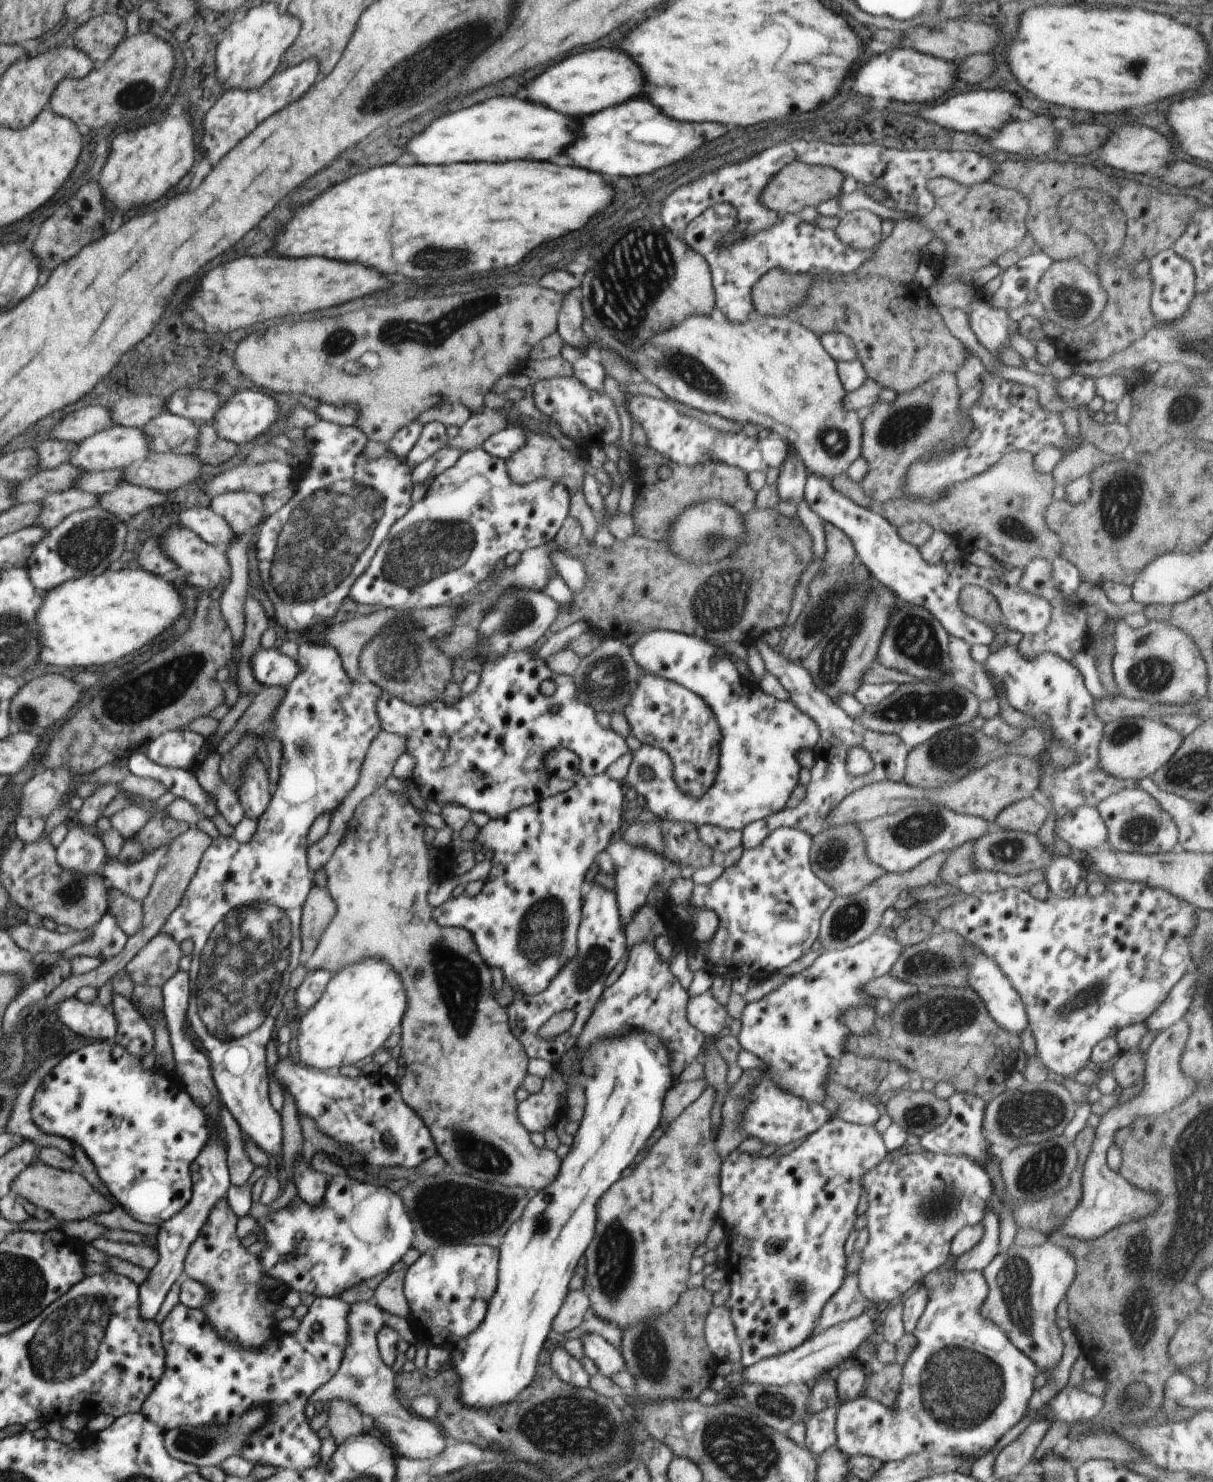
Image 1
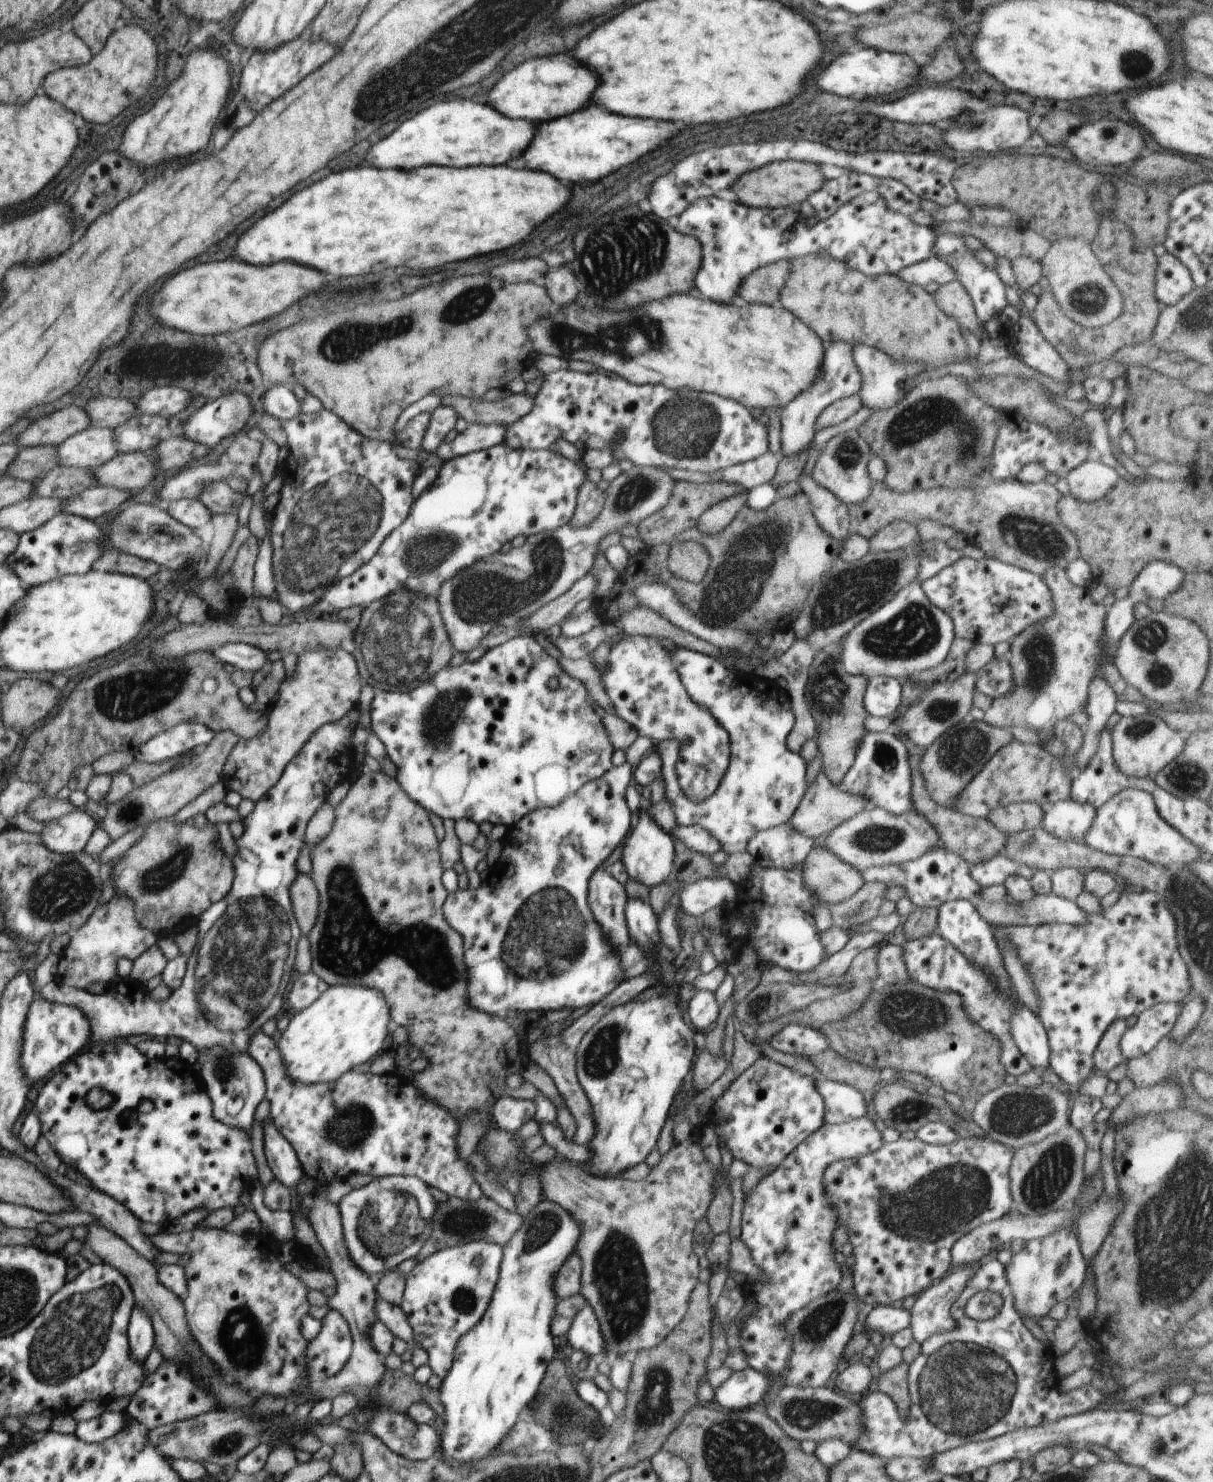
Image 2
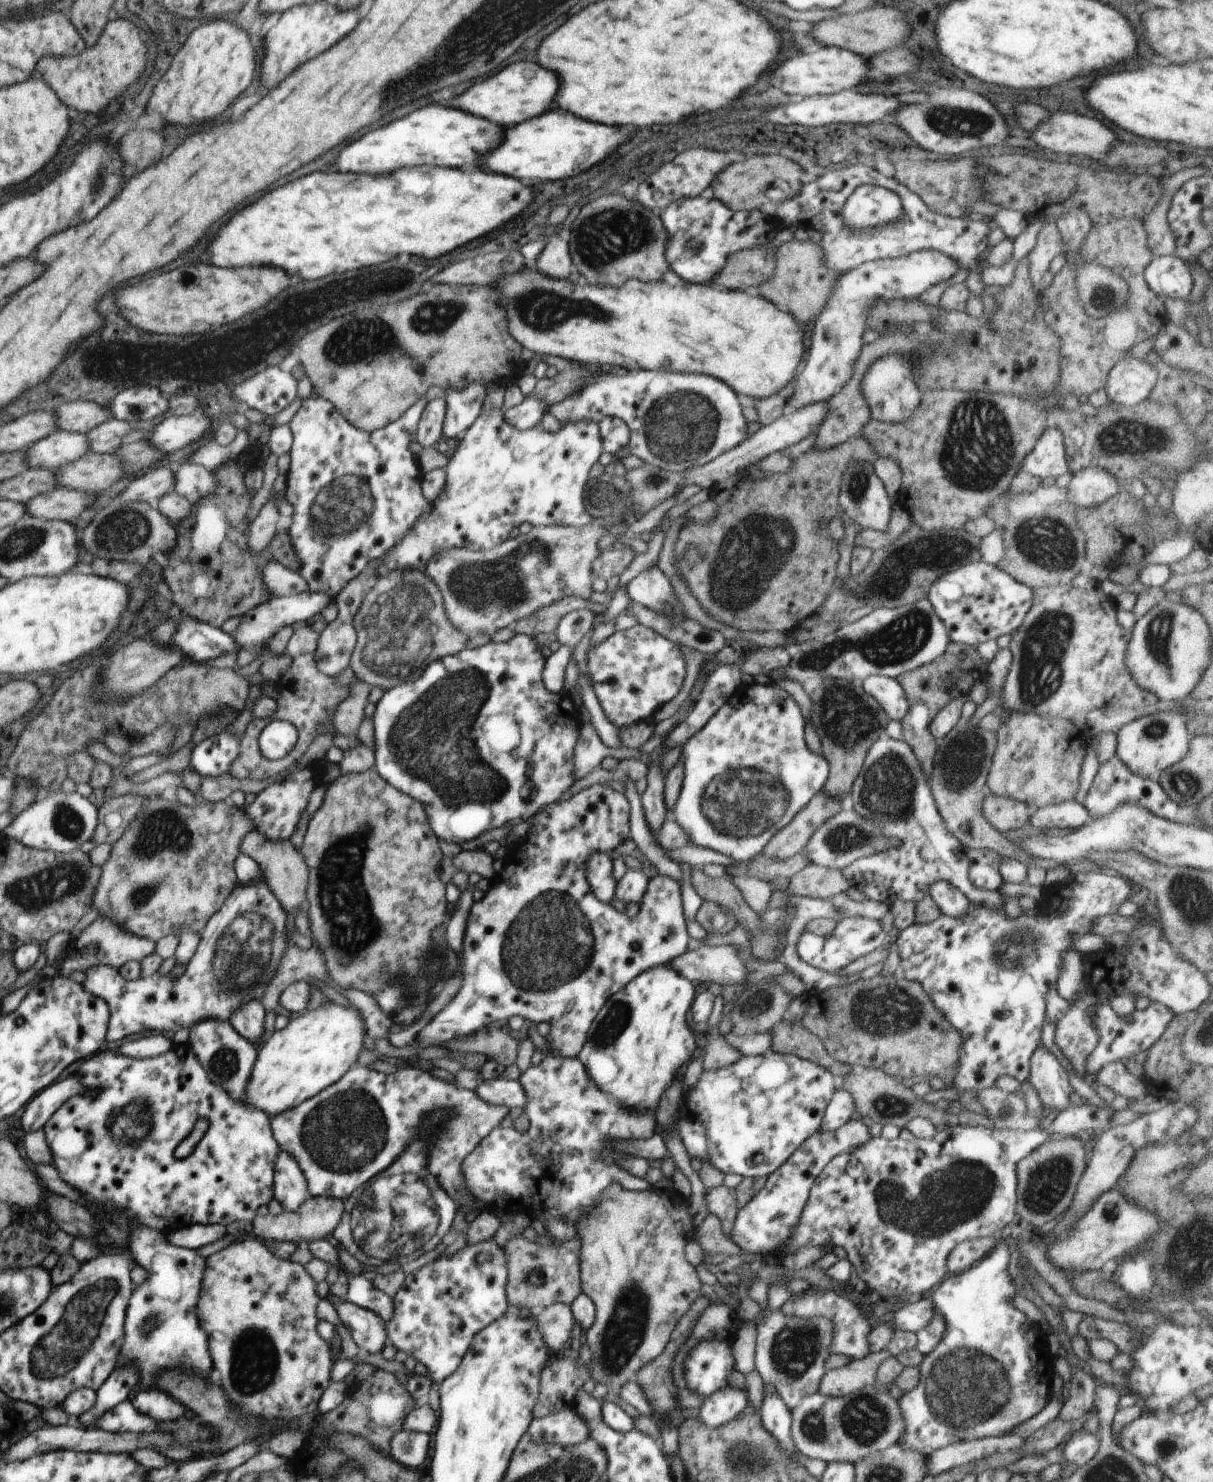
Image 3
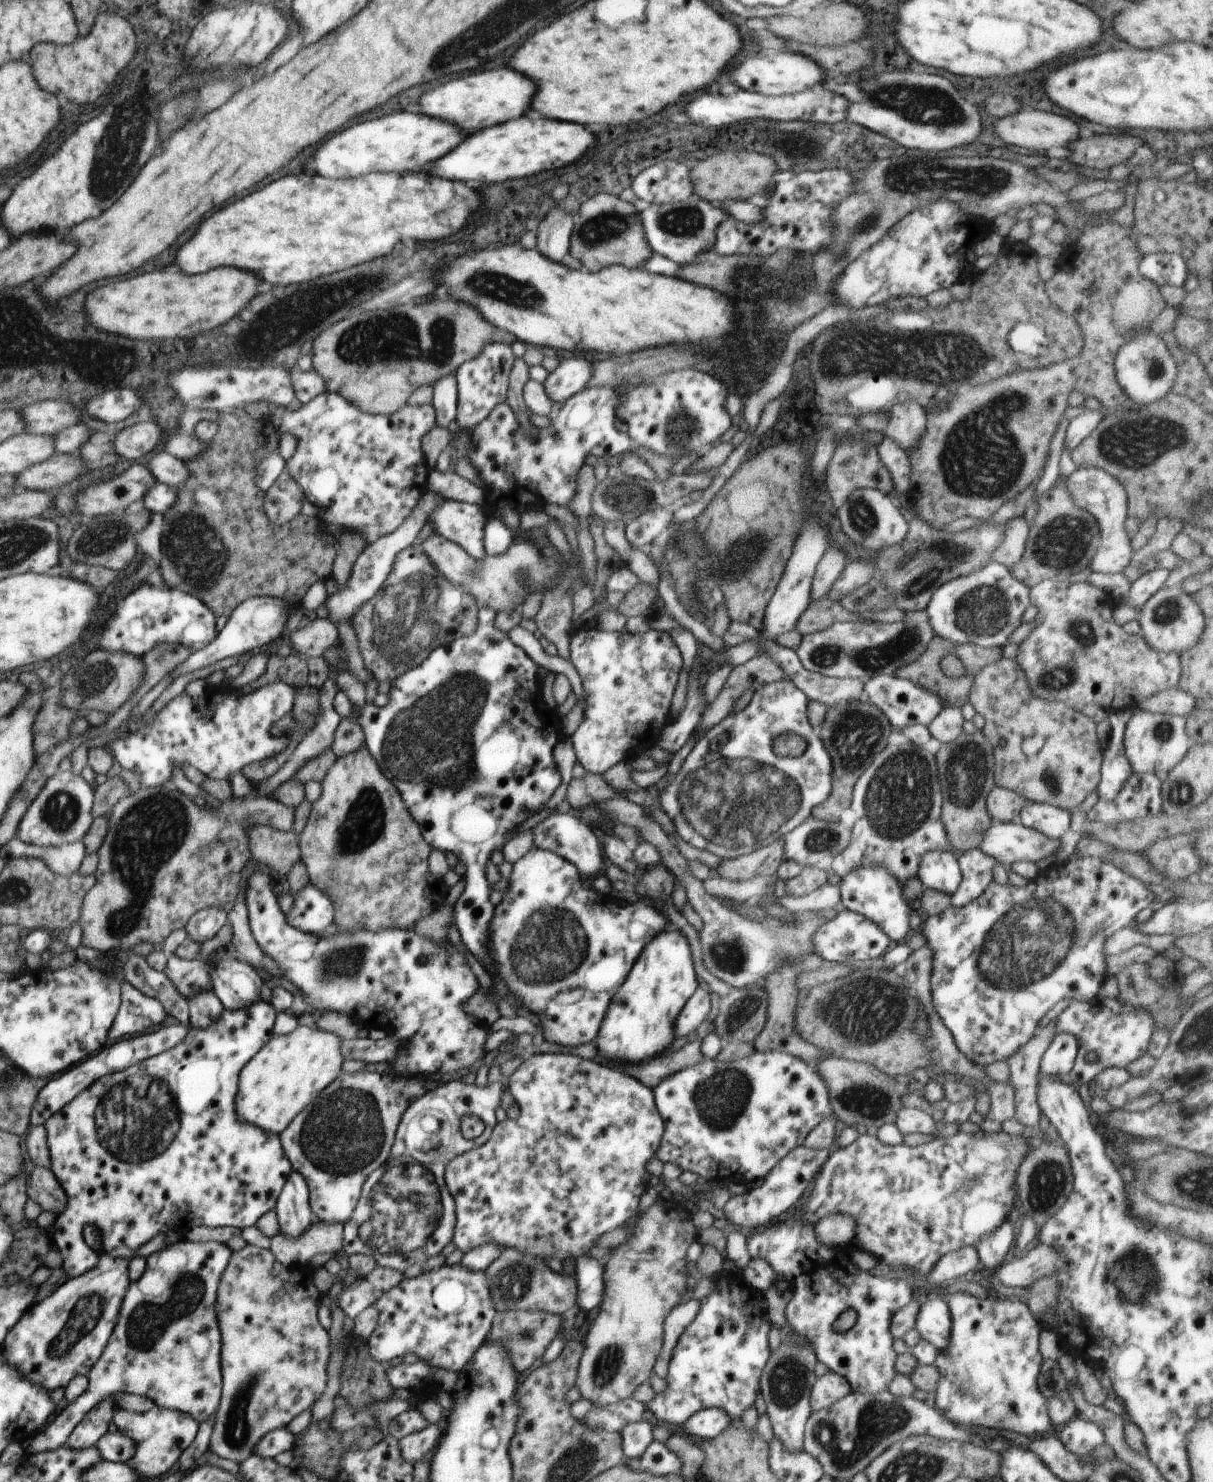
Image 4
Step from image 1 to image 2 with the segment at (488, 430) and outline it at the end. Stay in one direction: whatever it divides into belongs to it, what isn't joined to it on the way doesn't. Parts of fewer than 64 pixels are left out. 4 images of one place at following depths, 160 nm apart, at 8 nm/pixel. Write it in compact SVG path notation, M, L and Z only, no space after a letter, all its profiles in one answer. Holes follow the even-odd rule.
M510 394L486 402L482 398L470 399L460 396L442 396L442 405L454 408L465 421L477 424L513 424L532 412L536 402L529 394Z

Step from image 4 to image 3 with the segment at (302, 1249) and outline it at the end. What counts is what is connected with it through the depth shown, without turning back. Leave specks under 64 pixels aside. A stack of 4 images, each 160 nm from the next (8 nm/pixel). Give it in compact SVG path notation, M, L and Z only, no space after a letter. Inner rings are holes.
M310 1195L300 1204L300 1208L296 1212L283 1211L280 1215L256 1215L251 1235L274 1241L291 1242L295 1245L307 1245L312 1240L331 1240L344 1212L345 1206L342 1200L336 1200L330 1196L318 1196L316 1198Z

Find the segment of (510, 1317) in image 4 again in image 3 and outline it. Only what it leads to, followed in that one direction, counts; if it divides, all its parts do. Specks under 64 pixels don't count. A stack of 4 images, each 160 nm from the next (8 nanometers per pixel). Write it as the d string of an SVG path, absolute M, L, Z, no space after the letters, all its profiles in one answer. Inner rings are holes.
M555 1303L540 1312L530 1313L530 1318L536 1322L538 1332L546 1344L546 1350L562 1352L570 1340L574 1328L574 1316L566 1304Z

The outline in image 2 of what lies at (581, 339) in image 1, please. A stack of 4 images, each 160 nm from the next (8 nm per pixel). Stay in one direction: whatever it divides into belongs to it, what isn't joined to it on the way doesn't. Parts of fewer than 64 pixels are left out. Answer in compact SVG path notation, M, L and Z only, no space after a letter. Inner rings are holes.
M569 266L550 268L550 272L542 278L542 284L557 309L570 306L578 298L576 278Z

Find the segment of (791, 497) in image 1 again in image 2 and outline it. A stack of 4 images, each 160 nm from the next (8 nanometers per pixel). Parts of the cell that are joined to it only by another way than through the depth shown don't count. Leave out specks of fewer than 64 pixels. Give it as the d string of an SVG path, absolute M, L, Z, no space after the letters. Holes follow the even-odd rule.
M834 340L825 344L824 360L822 360L822 374L818 374L816 382L800 392L798 398L794 398L794 402L788 402L784 409L780 410L780 444L782 451L786 454L785 458L790 456L798 456L800 452L804 452L813 441L815 433L818 431L814 424L818 419L818 414L835 401L858 395L860 386L862 386L862 376L860 370L854 362L852 356L852 344L848 342Z

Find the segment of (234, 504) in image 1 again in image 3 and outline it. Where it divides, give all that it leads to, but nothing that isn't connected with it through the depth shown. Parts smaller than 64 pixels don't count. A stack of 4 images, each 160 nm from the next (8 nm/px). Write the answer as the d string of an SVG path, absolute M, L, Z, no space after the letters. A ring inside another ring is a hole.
M182 461L177 467L172 465L174 471L174 488L181 496L198 503L204 496L210 496L218 482L212 472L203 466Z

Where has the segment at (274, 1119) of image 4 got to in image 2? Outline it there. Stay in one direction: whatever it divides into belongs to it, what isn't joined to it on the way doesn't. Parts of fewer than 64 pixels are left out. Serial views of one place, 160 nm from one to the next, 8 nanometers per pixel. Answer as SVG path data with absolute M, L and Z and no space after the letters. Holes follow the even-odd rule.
M329 986L322 995L290 1020L288 1028L282 1032L282 1036L276 1044L282 1062L286 1064L286 1076L296 1084L322 1084L322 1082L334 1082L359 1064L368 1062L370 1058L377 1057L387 1050L388 1024L390 1020L390 1006L382 992L366 986Z

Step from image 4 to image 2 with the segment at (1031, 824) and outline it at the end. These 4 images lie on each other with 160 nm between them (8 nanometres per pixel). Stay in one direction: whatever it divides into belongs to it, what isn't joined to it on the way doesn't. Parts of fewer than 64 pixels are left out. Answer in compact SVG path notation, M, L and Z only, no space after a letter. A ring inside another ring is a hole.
M1066 798L1056 802L1053 808L1042 816L1041 827L1062 840L1082 842L1096 818L1096 812L1094 806Z

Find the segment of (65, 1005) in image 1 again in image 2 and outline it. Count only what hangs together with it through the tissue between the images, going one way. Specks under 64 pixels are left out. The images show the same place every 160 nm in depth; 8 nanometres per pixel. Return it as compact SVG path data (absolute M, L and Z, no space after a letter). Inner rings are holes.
M358 706L350 710L342 720L320 726L302 746L286 766L280 780L256 802L254 810L245 818L240 818L238 808L219 802L210 806L205 813L208 823L232 824L233 820L242 822L244 834L235 840L236 856L231 858L234 866L234 880L230 891L222 900L212 904L197 920L198 940L187 960L182 983L170 997L156 1001L142 983L122 978L110 985L103 994L90 994L63 984L57 979L42 988L40 997L46 1002L66 1004L82 1010L90 1020L90 1039L95 1043L112 1042L128 1036L174 1037L190 1042L197 1050L222 1046L230 1052L246 1052L250 1038L261 1030L270 1018L275 1018L282 1008L284 988L296 980L295 953L301 936L290 900L290 886L298 878L296 862L305 842L305 831L310 818L324 804L333 789L344 781L349 781L355 765L351 753L351 740L360 720ZM270 1119L266 1120L266 1124L264 1124L264 1154L266 1154L268 1166L274 1174L274 1180L278 1180L286 1188L296 1191L300 1179L304 1176L303 1169L294 1148L276 1130L276 1126Z

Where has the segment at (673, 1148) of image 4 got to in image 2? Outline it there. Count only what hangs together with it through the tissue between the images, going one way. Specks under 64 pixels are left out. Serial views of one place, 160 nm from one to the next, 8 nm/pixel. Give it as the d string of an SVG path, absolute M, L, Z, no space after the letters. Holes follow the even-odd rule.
M760 1058L748 1070L744 1070L726 1089L720 1102L710 1108L710 1126L716 1132L716 1138L723 1140L735 1160L748 1166L767 1166L771 1170L778 1168L802 1140L825 1124L824 1098L816 1090L816 1081L818 1078L814 1076L801 1076L774 1060Z

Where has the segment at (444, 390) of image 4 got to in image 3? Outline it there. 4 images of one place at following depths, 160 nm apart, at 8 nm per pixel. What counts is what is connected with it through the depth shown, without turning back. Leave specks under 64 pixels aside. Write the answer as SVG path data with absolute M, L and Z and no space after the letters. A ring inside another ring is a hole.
M436 398L429 401L420 418L420 426L416 432L416 441L423 447L437 446L441 441L442 426L444 426L444 418L446 416L446 400L445 398Z

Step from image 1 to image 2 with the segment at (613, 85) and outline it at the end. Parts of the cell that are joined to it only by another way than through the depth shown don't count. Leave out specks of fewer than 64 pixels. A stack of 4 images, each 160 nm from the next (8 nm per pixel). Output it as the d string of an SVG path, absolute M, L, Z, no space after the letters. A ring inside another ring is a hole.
M554 54L550 58L528 60L516 70L508 72L488 94L488 106L506 114L508 118L548 122L588 106L598 84L598 76L586 66L580 66L570 54Z

